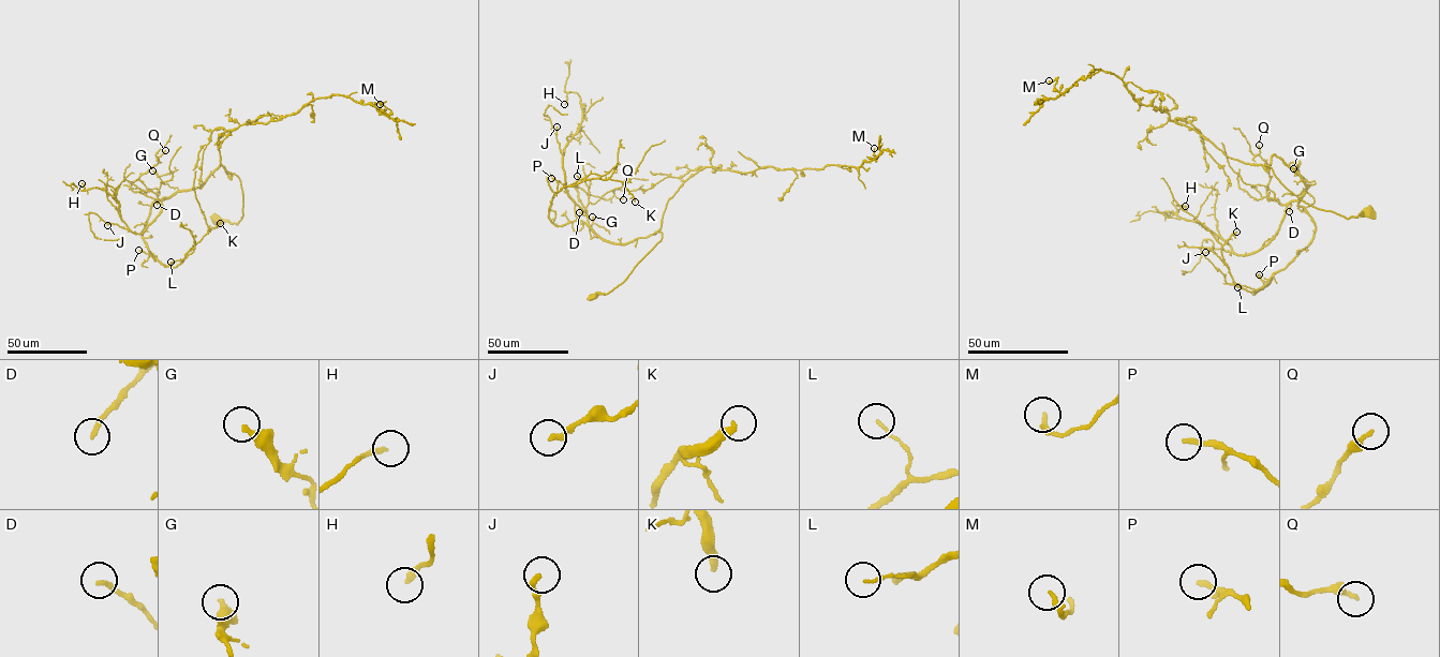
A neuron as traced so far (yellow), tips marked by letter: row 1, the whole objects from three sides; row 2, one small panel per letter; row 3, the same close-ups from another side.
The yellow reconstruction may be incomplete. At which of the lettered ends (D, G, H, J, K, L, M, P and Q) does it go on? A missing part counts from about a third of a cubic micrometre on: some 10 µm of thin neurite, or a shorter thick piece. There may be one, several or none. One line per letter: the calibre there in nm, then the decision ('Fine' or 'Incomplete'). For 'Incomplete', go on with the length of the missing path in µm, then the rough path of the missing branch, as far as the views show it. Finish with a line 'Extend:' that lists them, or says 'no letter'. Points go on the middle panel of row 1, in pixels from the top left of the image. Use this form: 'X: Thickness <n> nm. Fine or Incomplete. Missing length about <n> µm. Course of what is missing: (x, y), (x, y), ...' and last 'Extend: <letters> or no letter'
D: Thickness 190 nm. Fine
G: Thickness 280 nm. Fine
H: Thickness 220 nm. Fine
J: Thickness 240 nm. Fine
K: Thickness 300 nm. Fine
L: Thickness 90 nm. Fine
M: Thickness 180 nm. Fine
P: Thickness 190 nm. Fine
Q: Thickness 320 nm. Fine
Extend: no letter

